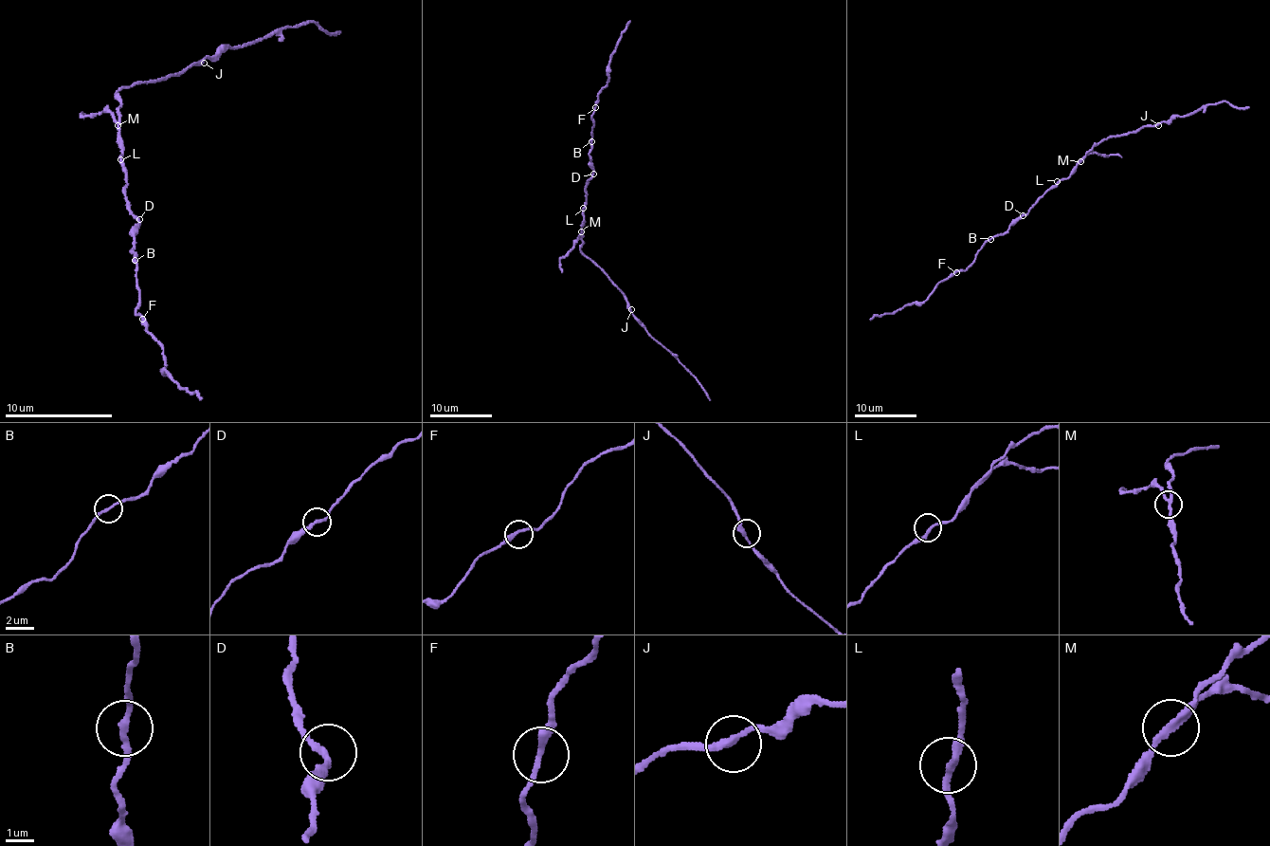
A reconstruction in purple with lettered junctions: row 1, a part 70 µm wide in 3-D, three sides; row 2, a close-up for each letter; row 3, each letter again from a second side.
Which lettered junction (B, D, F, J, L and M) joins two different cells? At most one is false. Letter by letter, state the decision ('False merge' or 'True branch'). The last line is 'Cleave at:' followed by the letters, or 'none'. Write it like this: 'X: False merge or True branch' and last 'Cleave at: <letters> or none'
B: True branch
D: True branch
F: True branch
J: True branch
L: True branch
M: False merge
Cleave at: M

